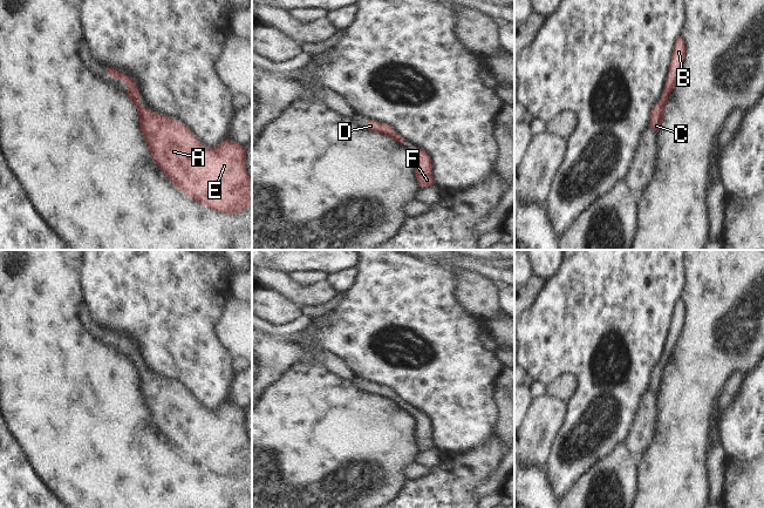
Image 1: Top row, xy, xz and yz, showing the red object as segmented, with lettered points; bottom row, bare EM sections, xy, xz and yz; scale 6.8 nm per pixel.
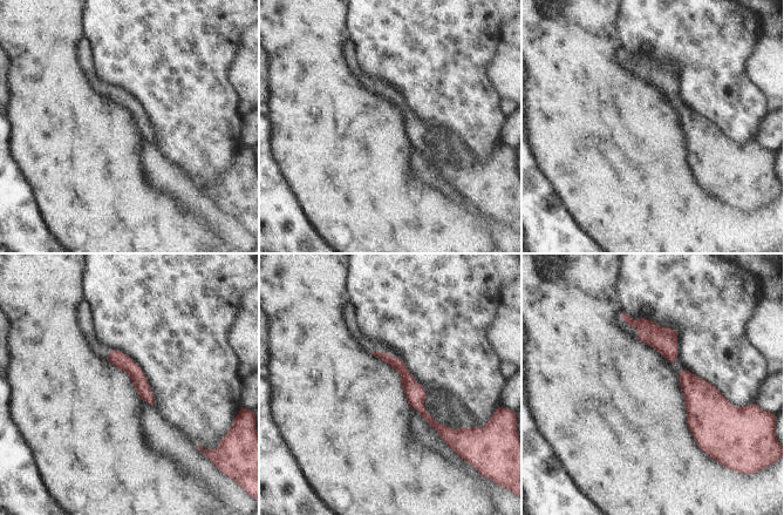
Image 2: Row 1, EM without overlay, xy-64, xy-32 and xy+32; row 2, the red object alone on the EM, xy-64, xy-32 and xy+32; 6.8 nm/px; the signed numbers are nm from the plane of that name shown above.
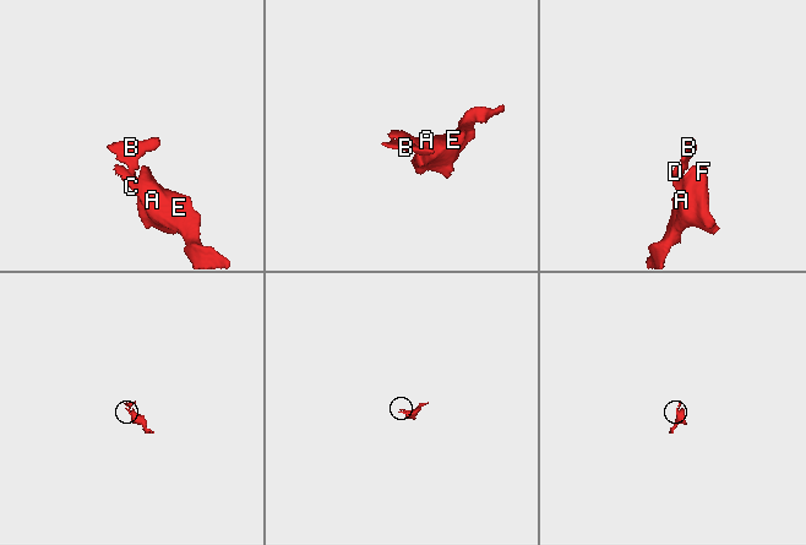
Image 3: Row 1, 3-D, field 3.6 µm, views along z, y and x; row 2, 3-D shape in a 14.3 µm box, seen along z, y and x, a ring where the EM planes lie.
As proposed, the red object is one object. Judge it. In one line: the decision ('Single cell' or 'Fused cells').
Single cell

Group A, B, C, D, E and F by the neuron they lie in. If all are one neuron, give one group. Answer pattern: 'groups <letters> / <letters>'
groups A B C D E F

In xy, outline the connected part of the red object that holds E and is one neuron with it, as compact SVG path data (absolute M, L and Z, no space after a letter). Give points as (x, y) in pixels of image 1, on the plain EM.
M107 331L107 337L128 348L127 358L137 373L139 392L150 418L178 453L216 475L231 479L241 476L252 468L252 441L245 429L245 409L227 401L213 412L204 409L182 385L142 370L137 347L130 339L114 331Z

